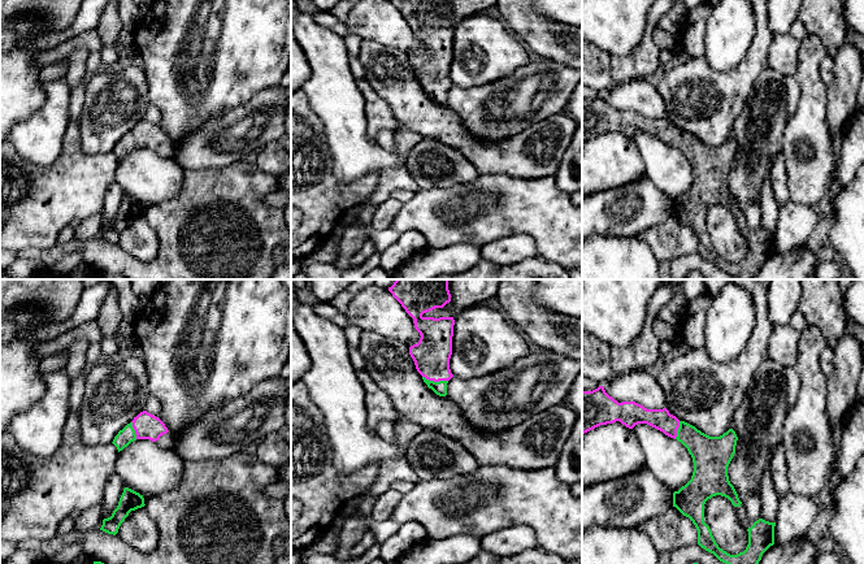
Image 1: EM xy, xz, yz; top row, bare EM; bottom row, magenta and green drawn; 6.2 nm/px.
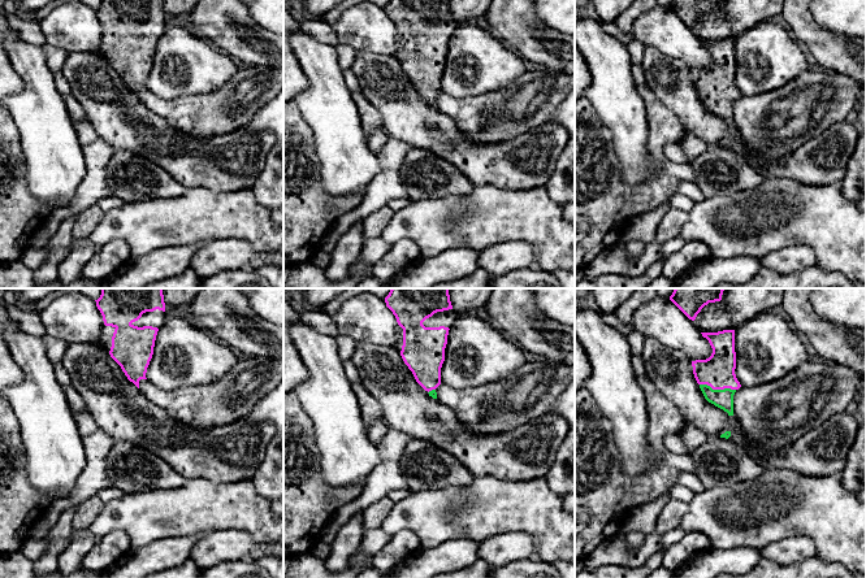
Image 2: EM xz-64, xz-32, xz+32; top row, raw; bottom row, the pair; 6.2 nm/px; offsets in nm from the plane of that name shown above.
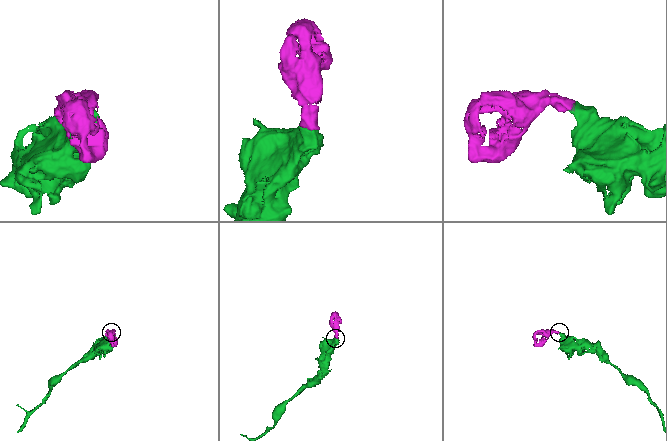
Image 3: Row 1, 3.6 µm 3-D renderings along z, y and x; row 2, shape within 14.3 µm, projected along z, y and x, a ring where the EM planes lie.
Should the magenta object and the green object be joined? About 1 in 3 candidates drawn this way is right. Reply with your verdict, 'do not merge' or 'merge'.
merge

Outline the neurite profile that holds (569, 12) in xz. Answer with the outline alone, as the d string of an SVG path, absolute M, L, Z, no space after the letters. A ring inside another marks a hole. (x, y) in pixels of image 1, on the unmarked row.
M534 0L534 8L552 21L582 27L582 0Z

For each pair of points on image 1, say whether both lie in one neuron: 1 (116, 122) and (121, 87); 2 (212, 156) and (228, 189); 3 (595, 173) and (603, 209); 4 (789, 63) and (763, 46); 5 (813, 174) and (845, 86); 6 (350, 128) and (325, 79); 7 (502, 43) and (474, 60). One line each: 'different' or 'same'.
1: same
2: different
3: different
4: different
5: different
6: same
7: same

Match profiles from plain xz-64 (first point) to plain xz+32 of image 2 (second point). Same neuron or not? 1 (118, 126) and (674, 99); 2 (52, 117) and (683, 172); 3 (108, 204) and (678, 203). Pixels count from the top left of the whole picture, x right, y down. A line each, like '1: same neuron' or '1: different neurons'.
1: same neuron
2: same neuron
3: same neuron

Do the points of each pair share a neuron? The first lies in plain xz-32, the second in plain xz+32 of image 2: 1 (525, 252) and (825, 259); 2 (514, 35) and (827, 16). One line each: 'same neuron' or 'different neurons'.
1: different neurons
2: different neurons

